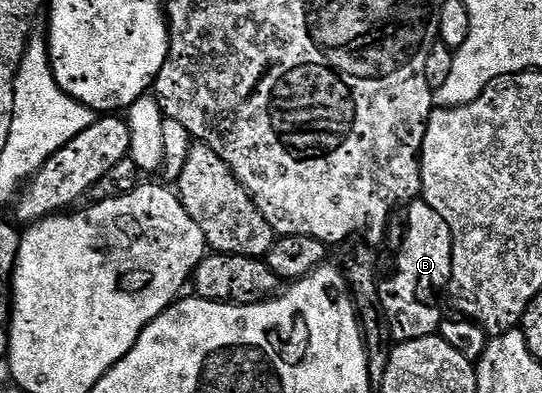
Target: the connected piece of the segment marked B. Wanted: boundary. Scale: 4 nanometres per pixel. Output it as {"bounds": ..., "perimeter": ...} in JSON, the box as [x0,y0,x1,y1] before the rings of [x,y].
{"bounds":[379,201,454,339],"perimeter":[[[414,201],[405,208],[406,236],[398,251],[398,260],[390,276],[379,282],[379,297],[385,318],[390,318],[390,327],[399,331],[402,339],[419,339],[439,334],[444,314],[438,291],[446,291],[454,268],[454,238],[448,221],[424,201]]]}

